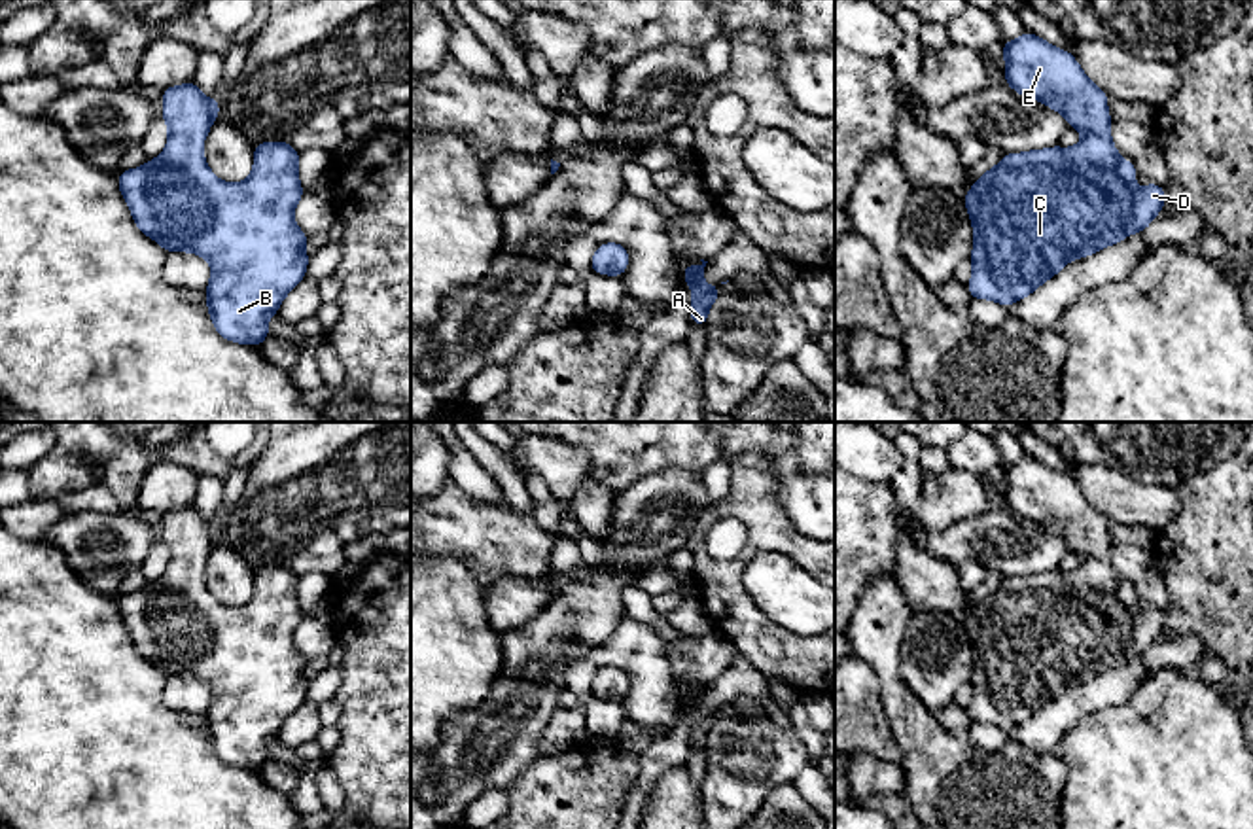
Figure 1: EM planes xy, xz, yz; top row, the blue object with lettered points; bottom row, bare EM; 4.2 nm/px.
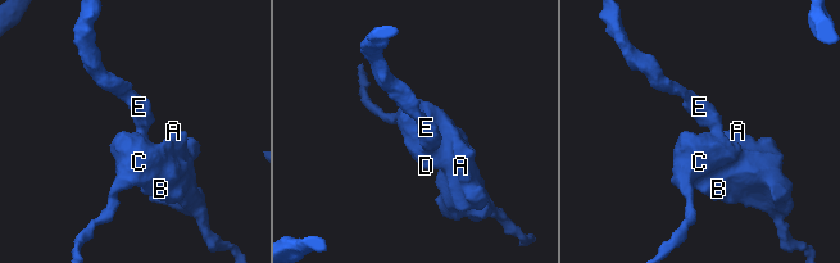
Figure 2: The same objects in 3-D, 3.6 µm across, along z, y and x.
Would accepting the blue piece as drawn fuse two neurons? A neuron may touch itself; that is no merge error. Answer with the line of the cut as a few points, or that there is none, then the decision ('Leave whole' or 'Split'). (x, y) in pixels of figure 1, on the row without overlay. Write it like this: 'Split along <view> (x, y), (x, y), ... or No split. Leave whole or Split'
No split. Leave whole

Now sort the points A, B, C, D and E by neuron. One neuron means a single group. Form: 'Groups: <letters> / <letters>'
Groups: A B C D E

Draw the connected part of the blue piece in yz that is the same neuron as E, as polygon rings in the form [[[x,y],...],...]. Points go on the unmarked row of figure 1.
[[[1028,454],[1001,471],[1005,507],[1062,538],[1085,562],[1068,573],[1052,570],[1005,577],[963,621],[973,645],[973,702],[965,710],[973,723],[992,723],[1007,732],[1058,698],[1068,685],[1145,655],[1166,628],[1166,613],[1155,606],[1145,613],[1134,611],[1138,594],[1119,581],[1111,566],[1107,519],[1086,502],[1069,475]]]

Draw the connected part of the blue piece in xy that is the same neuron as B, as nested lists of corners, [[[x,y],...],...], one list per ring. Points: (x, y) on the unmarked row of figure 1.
[[[195,505],[163,513],[167,572],[144,591],[119,596],[117,606],[146,661],[167,678],[191,676],[210,687],[204,717],[216,755],[227,765],[259,770],[269,761],[267,744],[278,738],[282,723],[305,702],[310,683],[305,678],[309,661],[293,645],[293,634],[305,619],[297,598],[299,575],[288,566],[261,566],[244,606],[220,606],[204,587],[203,573],[218,539],[220,524],[204,520]]]

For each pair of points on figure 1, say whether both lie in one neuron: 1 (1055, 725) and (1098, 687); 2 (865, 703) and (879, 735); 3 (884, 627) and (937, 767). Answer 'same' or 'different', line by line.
1: same
2: same
3: same

